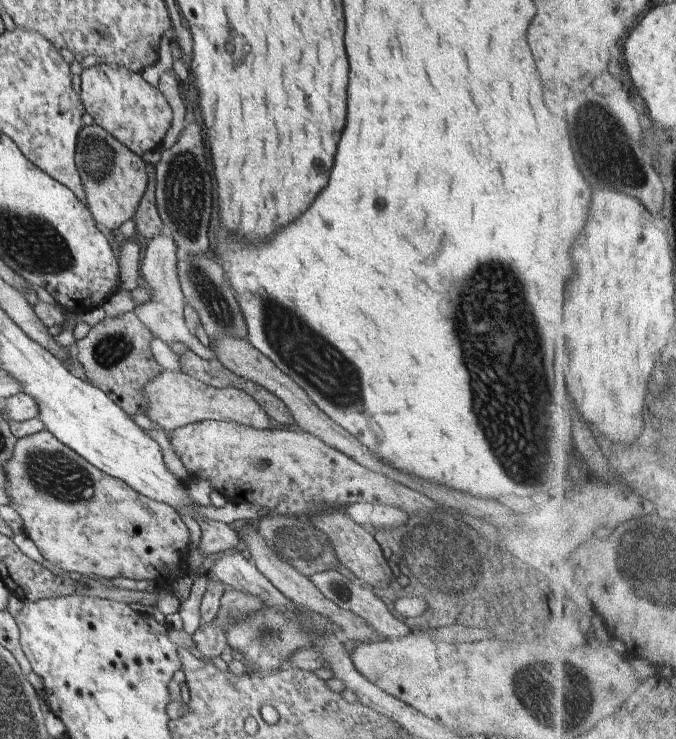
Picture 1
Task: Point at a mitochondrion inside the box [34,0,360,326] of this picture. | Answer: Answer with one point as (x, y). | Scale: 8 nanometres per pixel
(184, 188)

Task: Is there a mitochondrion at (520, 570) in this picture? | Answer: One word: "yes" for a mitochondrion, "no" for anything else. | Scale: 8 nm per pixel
no

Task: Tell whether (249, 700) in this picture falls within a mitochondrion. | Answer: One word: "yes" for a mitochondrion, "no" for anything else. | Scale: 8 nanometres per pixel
no

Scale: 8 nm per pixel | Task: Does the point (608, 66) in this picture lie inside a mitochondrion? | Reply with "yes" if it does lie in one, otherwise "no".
no

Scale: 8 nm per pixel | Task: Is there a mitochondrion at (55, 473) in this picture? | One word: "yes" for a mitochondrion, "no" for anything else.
yes

